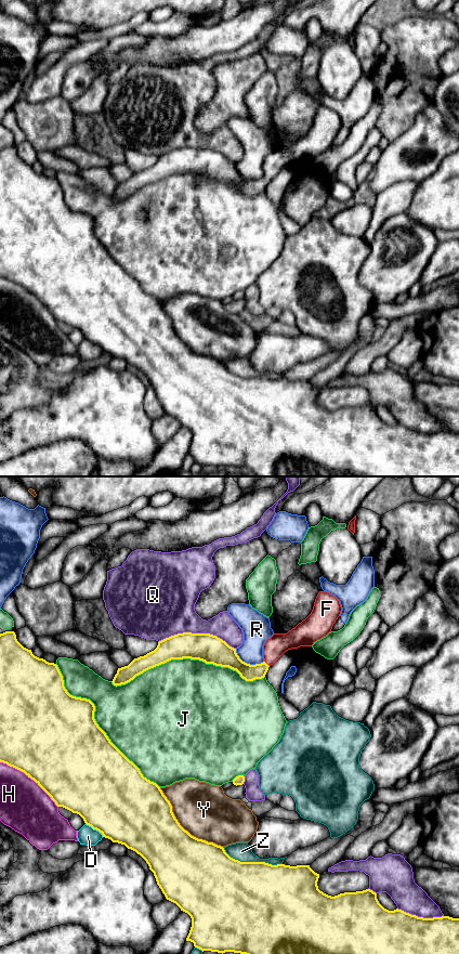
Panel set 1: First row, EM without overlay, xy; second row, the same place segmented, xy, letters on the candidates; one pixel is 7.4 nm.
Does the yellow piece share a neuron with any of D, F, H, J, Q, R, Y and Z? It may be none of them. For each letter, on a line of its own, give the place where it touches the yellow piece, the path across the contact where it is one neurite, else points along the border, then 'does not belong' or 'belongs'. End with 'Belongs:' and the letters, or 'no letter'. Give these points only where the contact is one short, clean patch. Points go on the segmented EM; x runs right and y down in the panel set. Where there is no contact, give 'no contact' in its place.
D: xy (94, 828) | does not belong
F: xy (266, 664) | across xy (249, 672), (258, 671), (266, 664), (272, 650), (278, 643) | belongs
H: xy (30, 778) | does not belong
J: xy (187, 657) | does not belong
Q: xy (197, 634) | does not belong
R: xy (246, 663) | does not belong
Y: xy (182, 827) | does not belong
Z: xy (251, 862) | does not belong
Belongs: F

